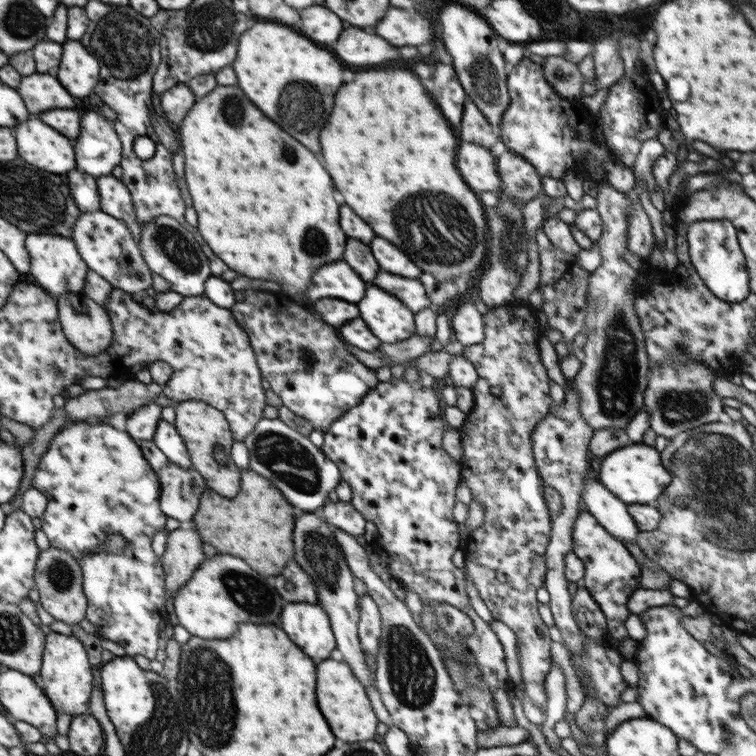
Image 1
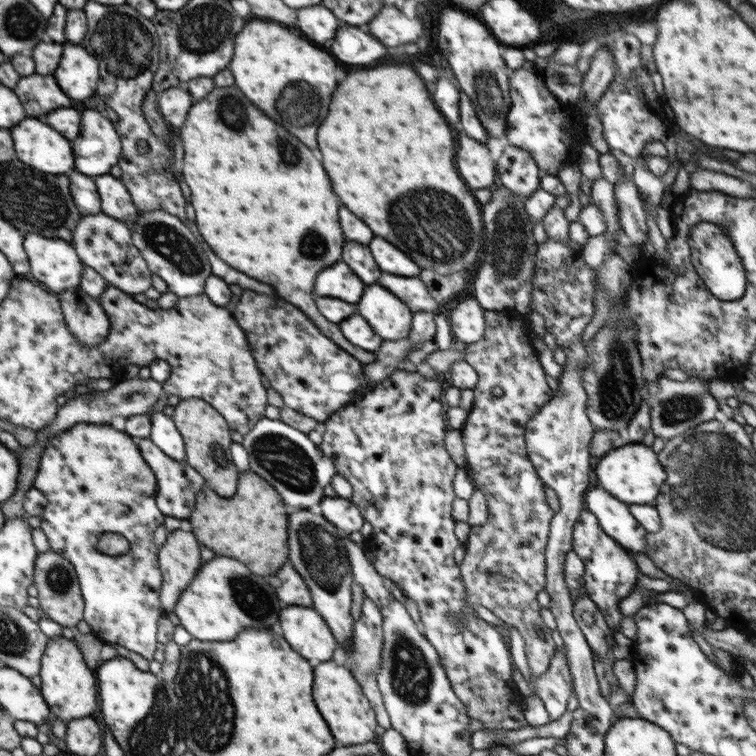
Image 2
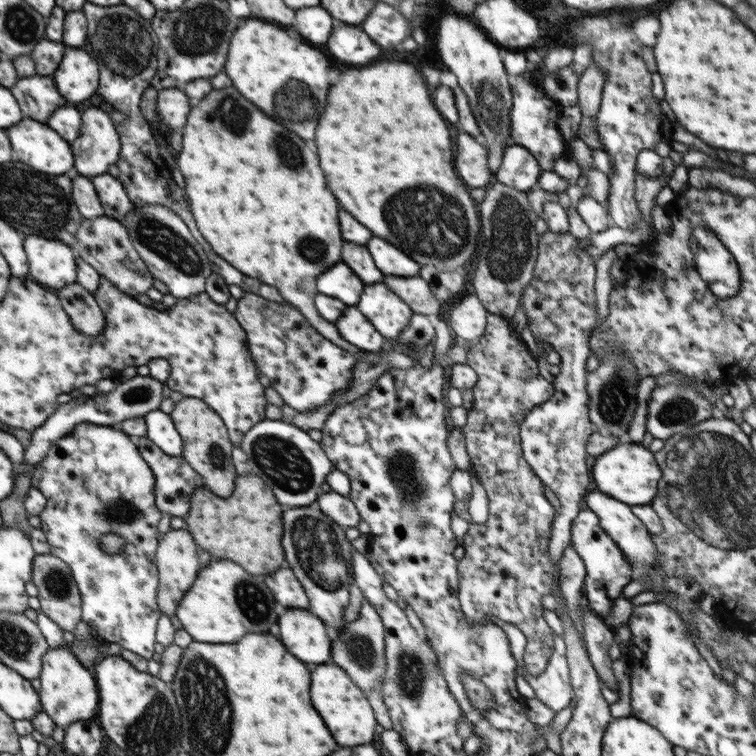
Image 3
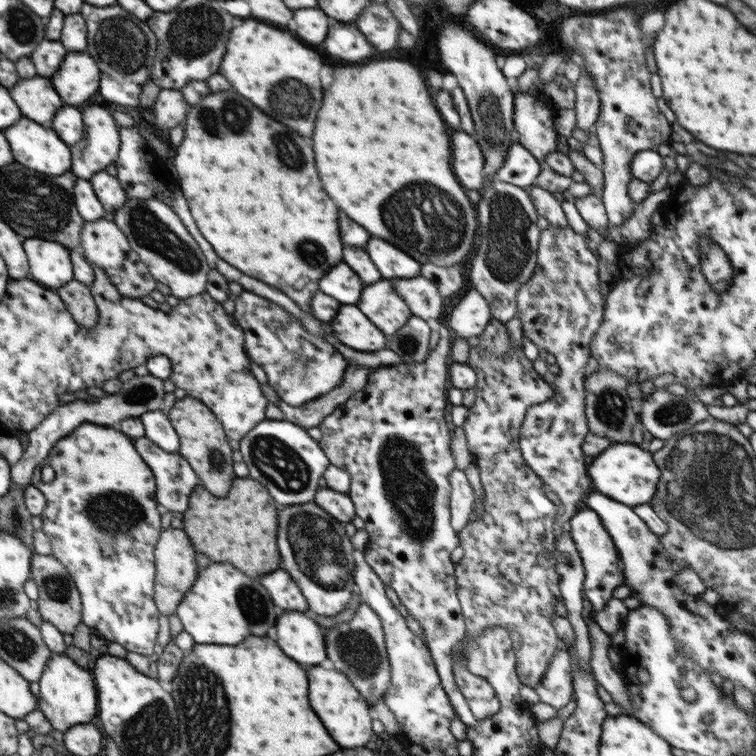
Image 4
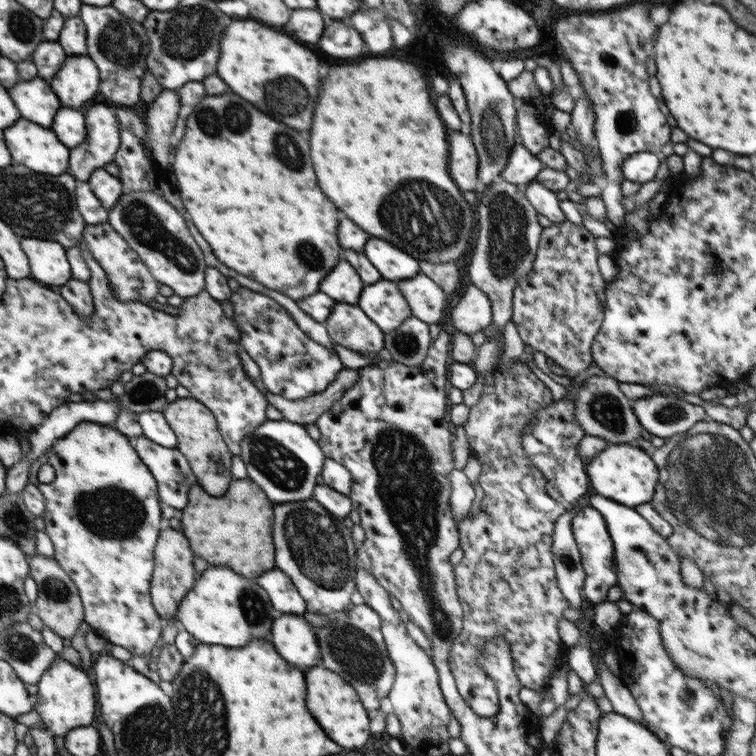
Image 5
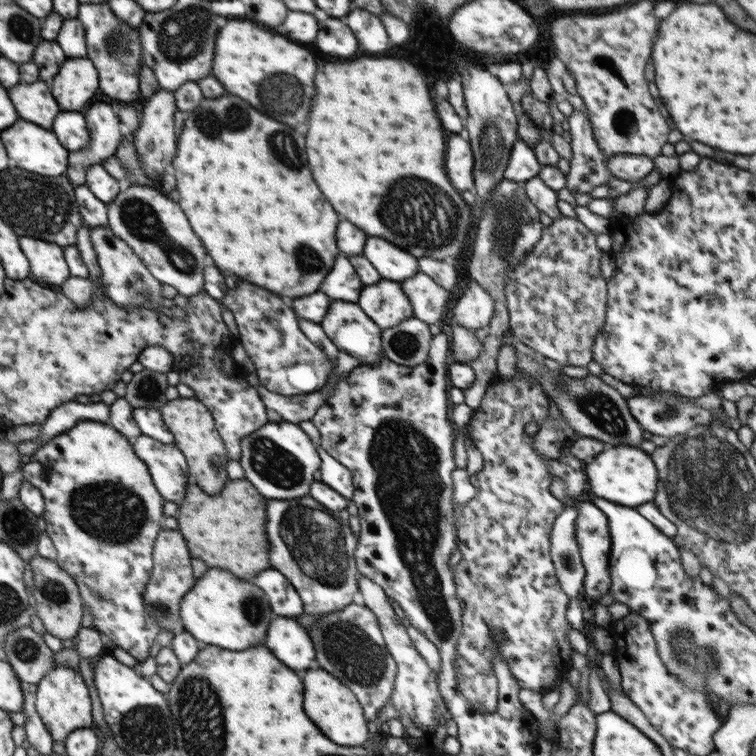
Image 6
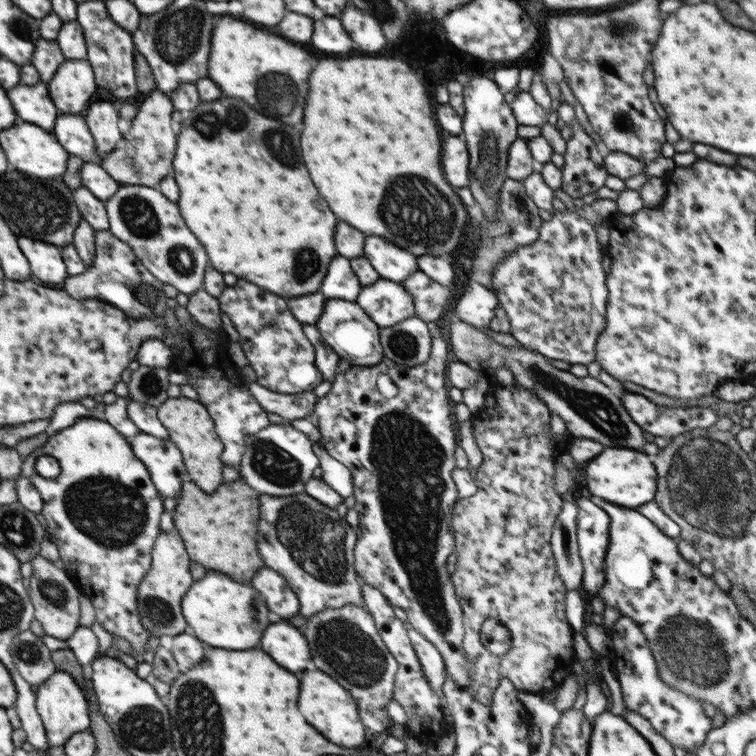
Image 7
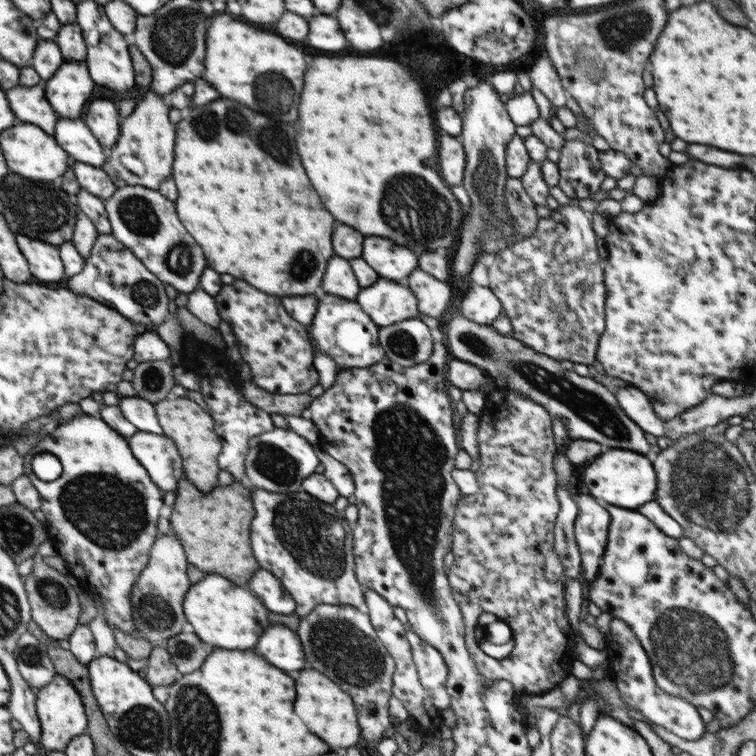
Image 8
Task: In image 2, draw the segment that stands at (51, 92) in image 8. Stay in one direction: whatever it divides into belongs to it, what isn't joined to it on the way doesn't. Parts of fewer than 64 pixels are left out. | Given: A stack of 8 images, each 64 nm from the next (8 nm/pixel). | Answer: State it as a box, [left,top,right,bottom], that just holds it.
[56,42,98,100]

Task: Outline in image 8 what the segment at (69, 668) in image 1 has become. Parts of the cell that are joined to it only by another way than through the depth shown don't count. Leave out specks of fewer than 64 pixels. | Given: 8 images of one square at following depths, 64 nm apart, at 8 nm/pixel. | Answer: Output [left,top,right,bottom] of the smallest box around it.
[35,674,87,751]

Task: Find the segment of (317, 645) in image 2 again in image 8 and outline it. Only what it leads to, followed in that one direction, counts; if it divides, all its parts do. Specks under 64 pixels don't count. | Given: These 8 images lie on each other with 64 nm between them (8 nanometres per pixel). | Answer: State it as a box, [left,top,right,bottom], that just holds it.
[256,624,306,670]

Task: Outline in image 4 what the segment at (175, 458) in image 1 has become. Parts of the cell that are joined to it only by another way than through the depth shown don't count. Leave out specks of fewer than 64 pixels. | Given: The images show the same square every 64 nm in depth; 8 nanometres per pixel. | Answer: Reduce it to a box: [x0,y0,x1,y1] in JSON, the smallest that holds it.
[140,410,179,452]

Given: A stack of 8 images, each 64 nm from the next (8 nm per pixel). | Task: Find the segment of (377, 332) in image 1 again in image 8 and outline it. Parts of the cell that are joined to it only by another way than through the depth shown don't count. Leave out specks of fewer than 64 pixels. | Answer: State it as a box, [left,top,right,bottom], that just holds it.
[356,278,418,326]

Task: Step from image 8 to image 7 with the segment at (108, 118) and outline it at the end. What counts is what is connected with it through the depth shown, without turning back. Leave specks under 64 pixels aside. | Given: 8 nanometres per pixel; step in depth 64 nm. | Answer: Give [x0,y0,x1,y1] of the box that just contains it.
[85,102,122,156]

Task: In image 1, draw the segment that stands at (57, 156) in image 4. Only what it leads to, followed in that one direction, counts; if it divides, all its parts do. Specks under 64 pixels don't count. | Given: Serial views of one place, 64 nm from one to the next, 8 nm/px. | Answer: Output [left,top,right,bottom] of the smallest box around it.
[14,120,76,174]

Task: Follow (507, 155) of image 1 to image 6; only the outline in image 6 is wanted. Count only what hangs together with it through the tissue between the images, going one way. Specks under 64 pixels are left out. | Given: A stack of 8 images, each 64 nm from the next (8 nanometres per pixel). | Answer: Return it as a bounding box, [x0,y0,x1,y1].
[504,139,542,183]

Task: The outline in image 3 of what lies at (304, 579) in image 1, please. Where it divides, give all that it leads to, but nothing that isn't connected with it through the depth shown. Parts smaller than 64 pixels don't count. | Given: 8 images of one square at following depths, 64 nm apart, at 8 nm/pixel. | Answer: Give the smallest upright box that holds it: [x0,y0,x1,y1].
[266,566,311,609]

